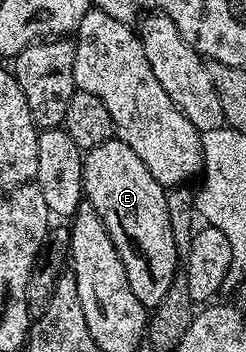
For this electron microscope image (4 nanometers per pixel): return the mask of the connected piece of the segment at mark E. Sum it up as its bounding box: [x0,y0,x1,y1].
[84,139,182,310]

